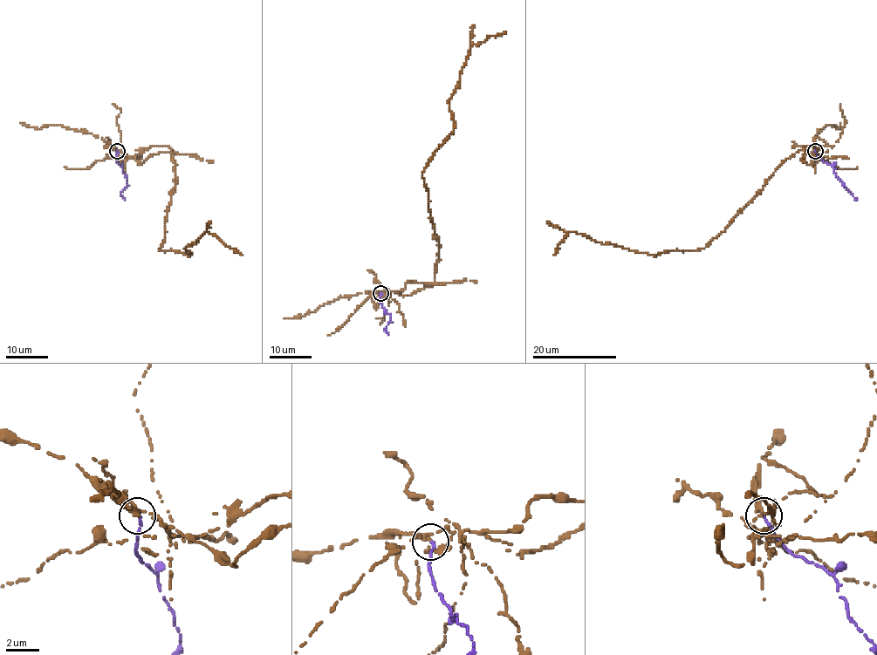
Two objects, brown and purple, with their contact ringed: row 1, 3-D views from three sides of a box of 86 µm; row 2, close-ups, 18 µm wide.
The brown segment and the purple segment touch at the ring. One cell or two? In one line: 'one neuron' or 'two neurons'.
two neurons

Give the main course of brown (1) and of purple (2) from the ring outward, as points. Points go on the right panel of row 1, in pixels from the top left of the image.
1: (814, 150), (807, 164), (805, 150), (784, 160), (704, 248), (652, 255), (572, 232), (553, 254)
2: (815, 152), (822, 160), (833, 167), (839, 180), (856, 201)

